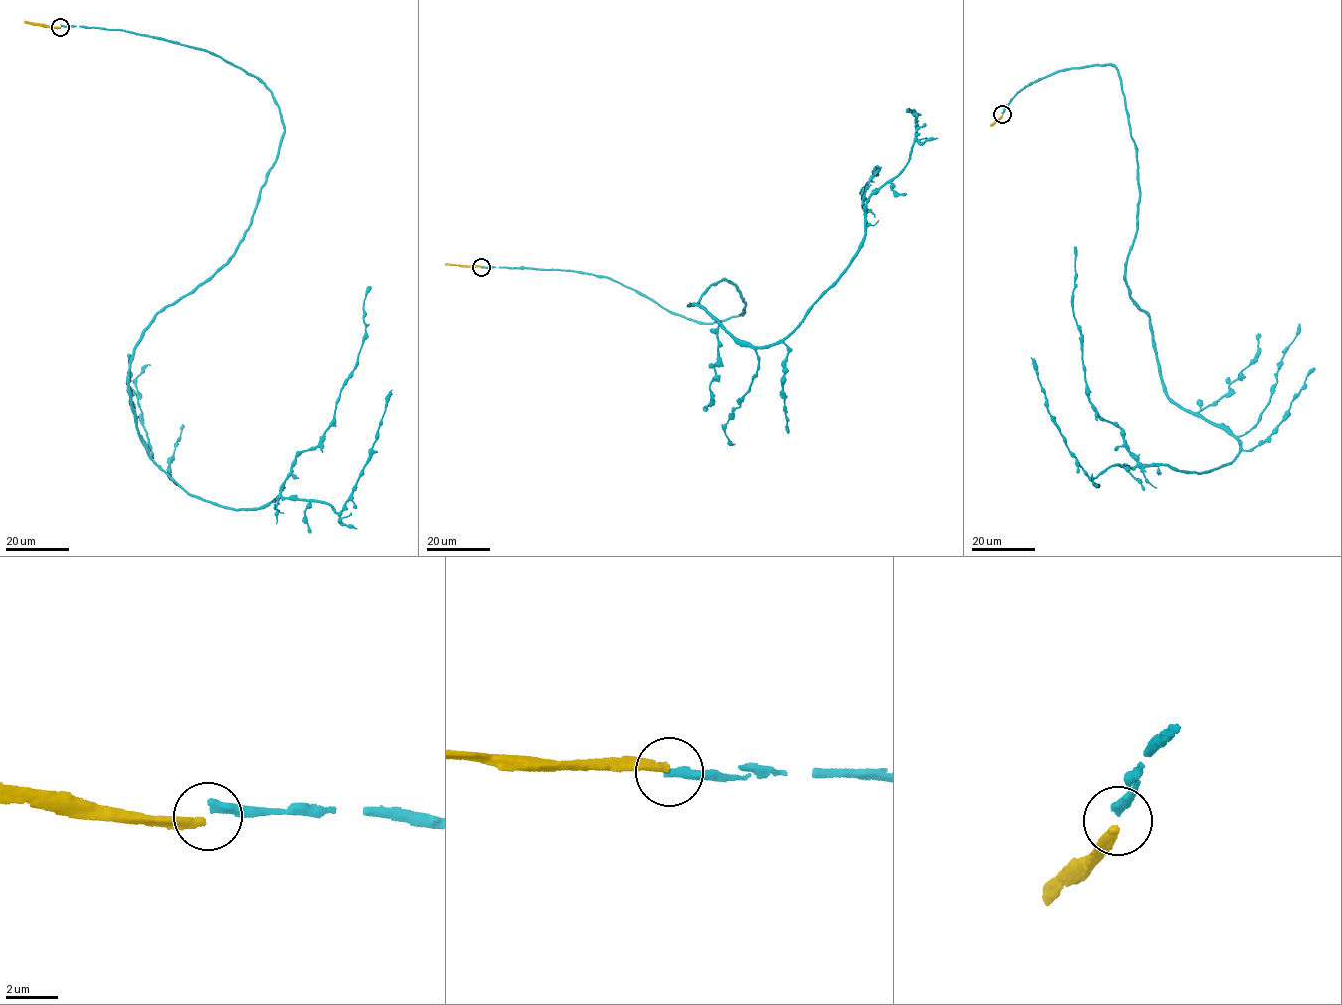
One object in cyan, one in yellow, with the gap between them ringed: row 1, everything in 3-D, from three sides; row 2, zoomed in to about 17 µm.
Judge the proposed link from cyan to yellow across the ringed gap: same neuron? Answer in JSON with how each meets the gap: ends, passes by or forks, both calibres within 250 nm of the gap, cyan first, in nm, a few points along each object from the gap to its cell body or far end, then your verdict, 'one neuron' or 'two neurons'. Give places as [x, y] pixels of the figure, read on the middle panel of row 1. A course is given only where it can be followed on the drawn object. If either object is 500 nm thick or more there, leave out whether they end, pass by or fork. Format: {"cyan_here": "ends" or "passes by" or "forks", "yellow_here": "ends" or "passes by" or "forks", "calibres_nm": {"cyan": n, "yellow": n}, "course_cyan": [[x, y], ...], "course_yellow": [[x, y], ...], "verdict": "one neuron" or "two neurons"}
{"cyan_here": "ends", "yellow_here": "ends", "calibres_nm": {"cyan": 360, "yellow": 320}, "course_cyan": [[481, 267], [707, 323], [745, 312], [725, 279], [689, 306], [757, 347], [857, 251], [877, 167], [861, 192]], "course_yellow": [[481, 267], [445, 264]], "verdict": "two neurons"}

